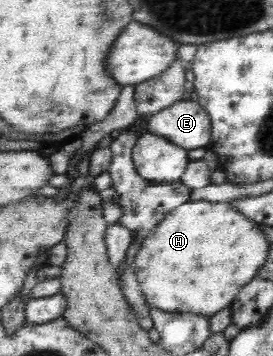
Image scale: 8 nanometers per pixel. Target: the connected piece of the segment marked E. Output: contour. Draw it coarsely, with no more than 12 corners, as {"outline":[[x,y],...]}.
{"outline":[[198,101],[149,116],[147,131],[188,151],[207,149],[211,121]]}

